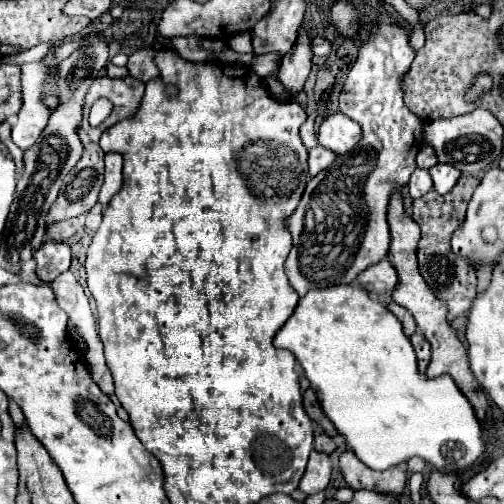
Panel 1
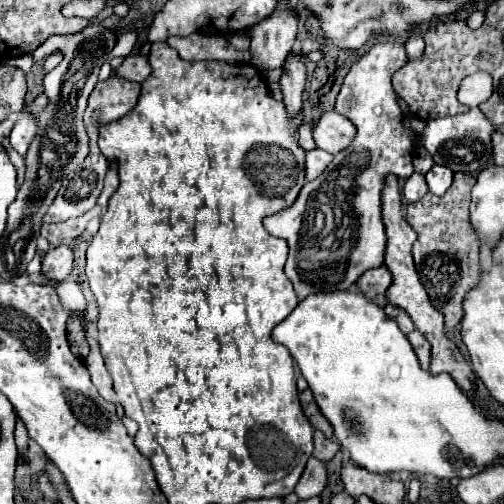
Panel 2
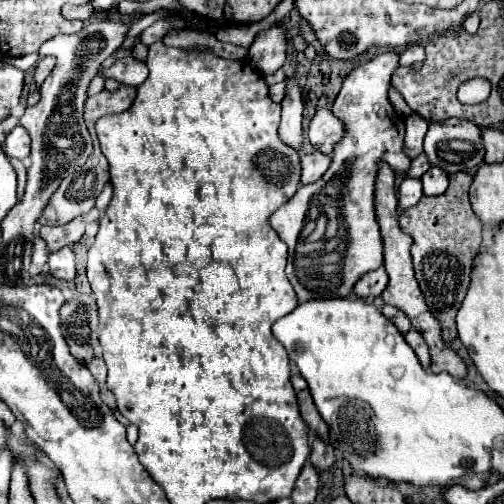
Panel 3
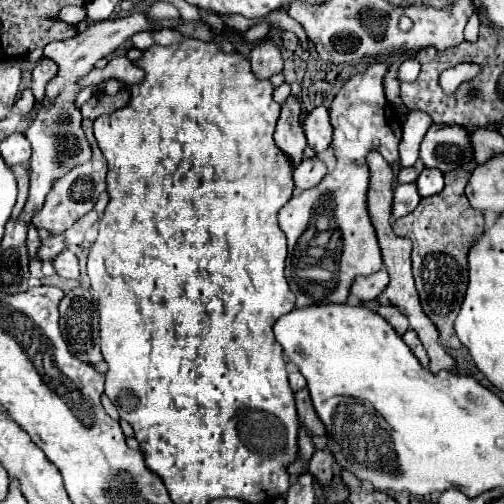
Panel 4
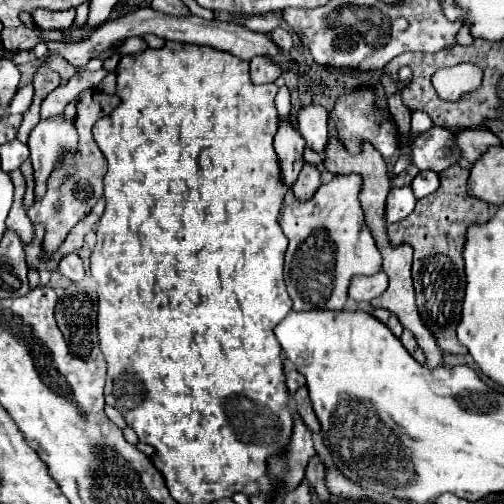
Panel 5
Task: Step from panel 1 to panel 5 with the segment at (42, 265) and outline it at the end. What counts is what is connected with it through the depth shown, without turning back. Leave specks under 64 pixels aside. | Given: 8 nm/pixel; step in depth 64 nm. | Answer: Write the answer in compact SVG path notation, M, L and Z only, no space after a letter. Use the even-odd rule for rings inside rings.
M68 254L68 256L64 256L64 258L60 260L60 264L58 264L58 270L60 270L66 278L70 278L70 280L74 280L74 282L82 282L82 280L86 278L84 264L82 264L82 260L80 260L78 254Z

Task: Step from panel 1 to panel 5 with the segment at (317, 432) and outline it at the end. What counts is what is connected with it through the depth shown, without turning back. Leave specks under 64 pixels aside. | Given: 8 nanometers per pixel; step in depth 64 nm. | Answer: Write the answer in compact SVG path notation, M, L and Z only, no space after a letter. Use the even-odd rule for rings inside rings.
M314 456L308 466L306 466L306 480L308 480L308 486L318 494L320 502L328 502L330 500L330 492L326 490L324 486L324 464L318 456Z

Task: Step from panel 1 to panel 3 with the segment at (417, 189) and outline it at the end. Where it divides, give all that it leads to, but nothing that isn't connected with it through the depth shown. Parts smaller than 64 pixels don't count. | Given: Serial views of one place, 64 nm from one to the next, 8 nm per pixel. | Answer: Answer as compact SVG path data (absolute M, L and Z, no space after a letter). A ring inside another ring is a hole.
M404 178L400 188L398 188L398 204L400 204L400 212L408 210L412 206L416 206L420 202L420 198L424 194L420 194L420 180L418 178Z

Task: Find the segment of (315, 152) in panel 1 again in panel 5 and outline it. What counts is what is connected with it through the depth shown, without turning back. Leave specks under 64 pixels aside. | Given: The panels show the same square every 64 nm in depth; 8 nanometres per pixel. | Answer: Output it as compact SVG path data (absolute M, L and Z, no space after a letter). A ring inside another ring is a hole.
M304 164L298 180L294 182L292 192L294 192L296 200L310 200L318 186L320 186L320 172L314 166Z

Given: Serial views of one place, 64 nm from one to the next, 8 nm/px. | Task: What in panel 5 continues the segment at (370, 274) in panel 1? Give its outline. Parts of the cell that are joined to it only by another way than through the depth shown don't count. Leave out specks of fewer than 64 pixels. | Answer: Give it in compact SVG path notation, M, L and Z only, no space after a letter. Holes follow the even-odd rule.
M384 272L372 274L372 276L354 276L348 288L348 296L356 302L370 302L372 298L378 298L388 286L388 278Z

